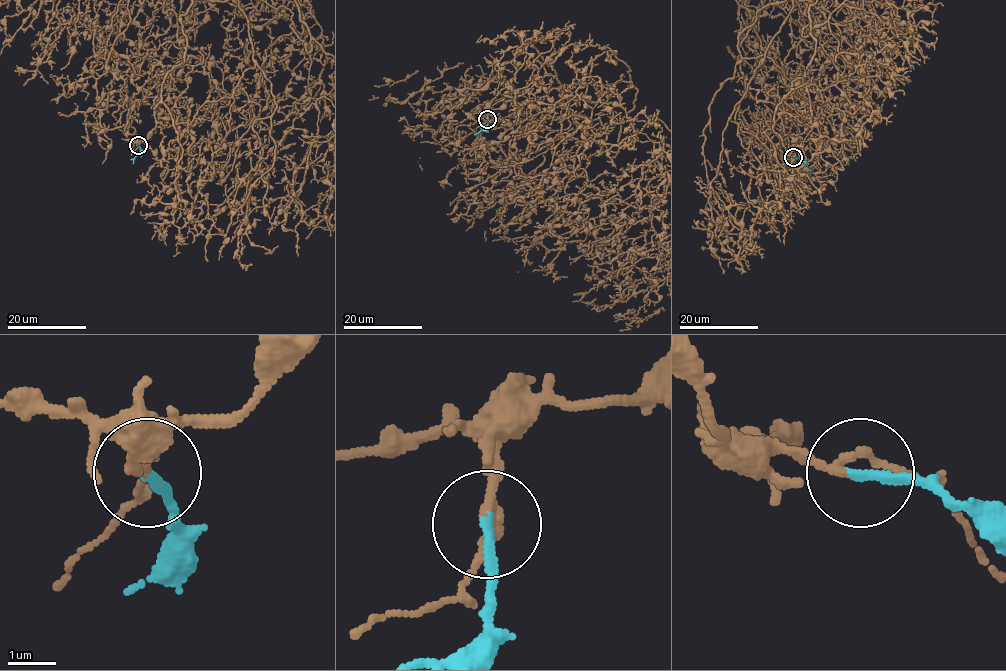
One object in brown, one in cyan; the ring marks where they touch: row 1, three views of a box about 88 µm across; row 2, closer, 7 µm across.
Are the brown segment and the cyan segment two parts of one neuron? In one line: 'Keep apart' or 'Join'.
Join

